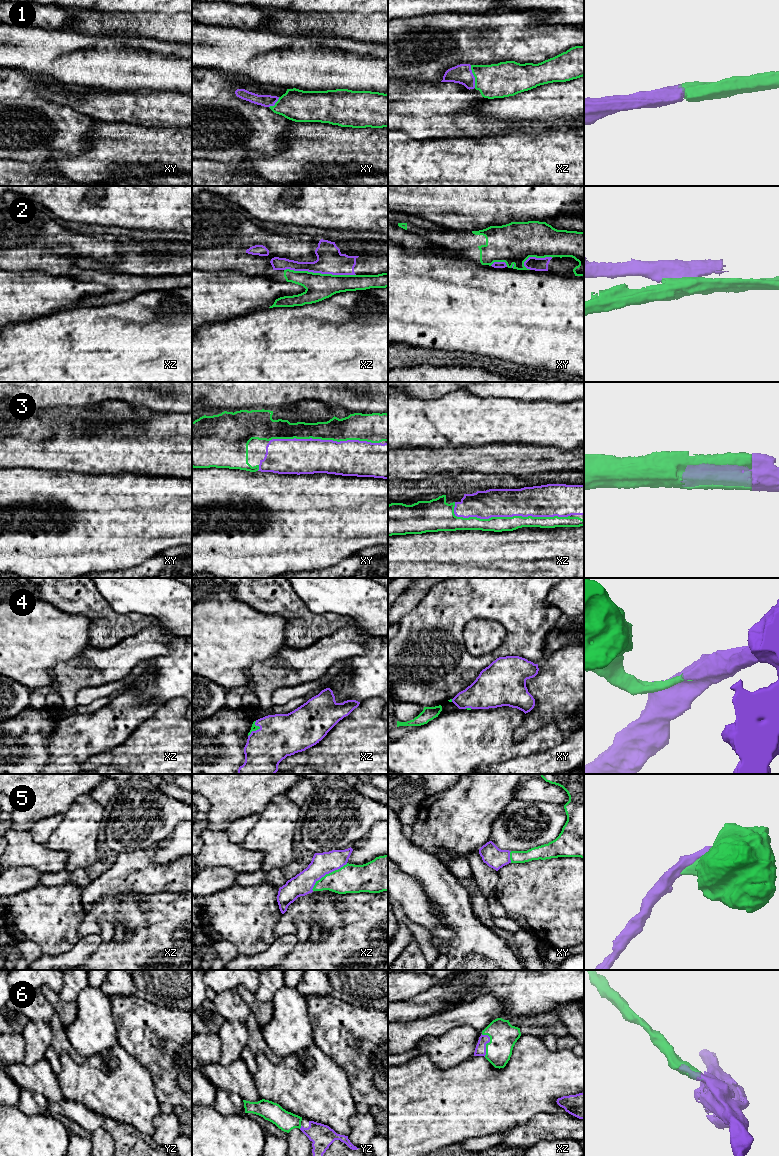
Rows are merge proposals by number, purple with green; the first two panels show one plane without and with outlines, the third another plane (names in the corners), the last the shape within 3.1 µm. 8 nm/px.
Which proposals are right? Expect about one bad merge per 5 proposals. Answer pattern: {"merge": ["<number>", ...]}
{"merge": ["1", "3", "4", "5", "6"]}

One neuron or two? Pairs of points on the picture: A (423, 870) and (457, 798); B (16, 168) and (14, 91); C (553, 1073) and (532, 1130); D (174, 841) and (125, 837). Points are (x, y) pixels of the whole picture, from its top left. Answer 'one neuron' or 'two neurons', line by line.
A: two neurons
B: two neurons
C: two neurons
D: two neurons

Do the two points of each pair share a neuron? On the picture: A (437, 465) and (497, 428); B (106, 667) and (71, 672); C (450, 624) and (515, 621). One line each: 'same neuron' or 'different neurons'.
A: different neurons
B: same neuron
C: same neuron

